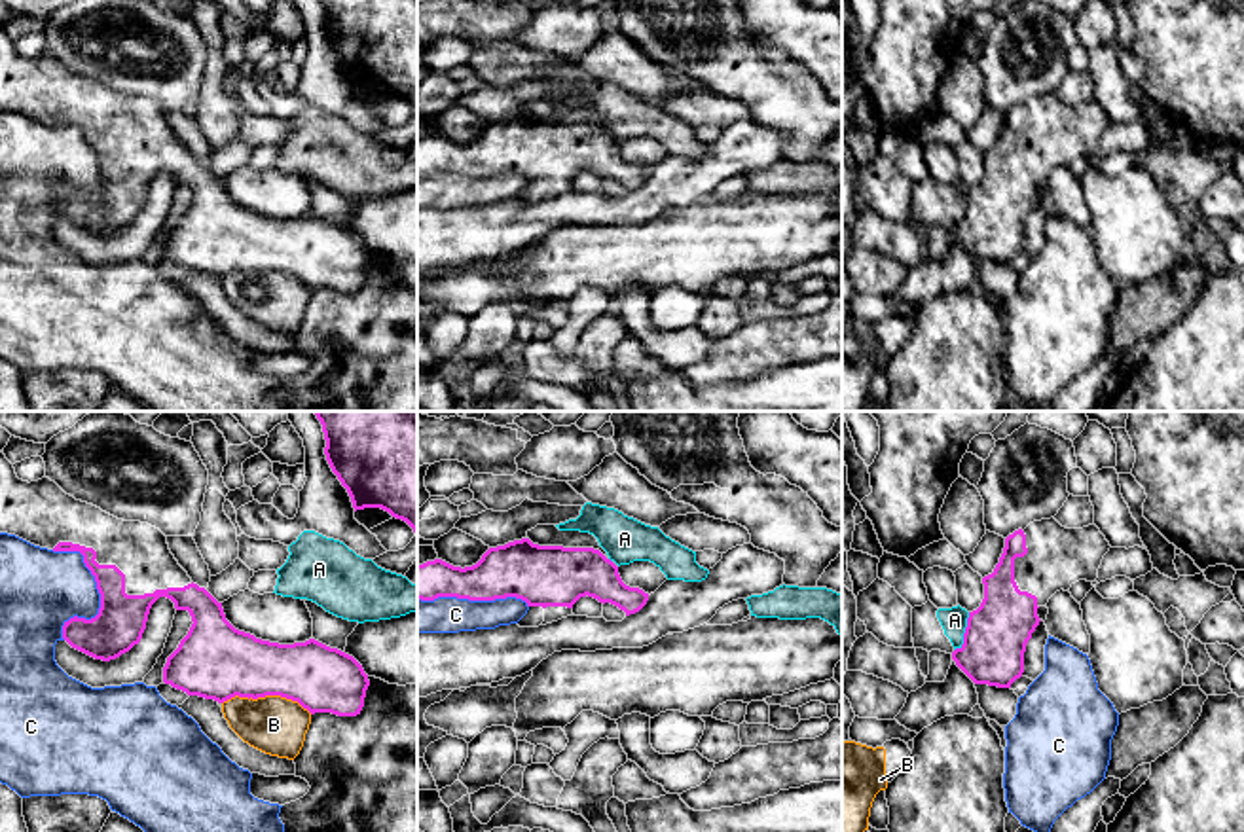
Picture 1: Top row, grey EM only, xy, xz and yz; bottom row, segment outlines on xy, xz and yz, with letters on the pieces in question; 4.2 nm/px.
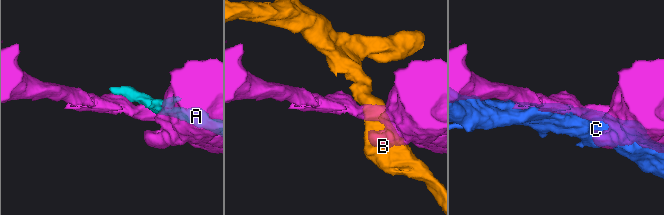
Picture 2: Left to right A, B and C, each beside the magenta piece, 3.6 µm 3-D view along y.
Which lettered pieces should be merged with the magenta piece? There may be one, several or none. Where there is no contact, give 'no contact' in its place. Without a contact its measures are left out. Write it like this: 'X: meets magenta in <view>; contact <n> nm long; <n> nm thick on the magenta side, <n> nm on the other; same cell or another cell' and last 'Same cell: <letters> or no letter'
A: meets magenta in yz; contact 180 nm long; 260 nm thick on the magenta side, 110 nm on the other; another cell
B: meets magenta in xy; contact 380 nm long; 320 nm thick on the magenta side, 240 nm on the other; another cell
C: meets magenta in xy; contact 380 nm long; 220 nm thick on the magenta side, 320 nm on the other; another cell
Same cell: no letter

